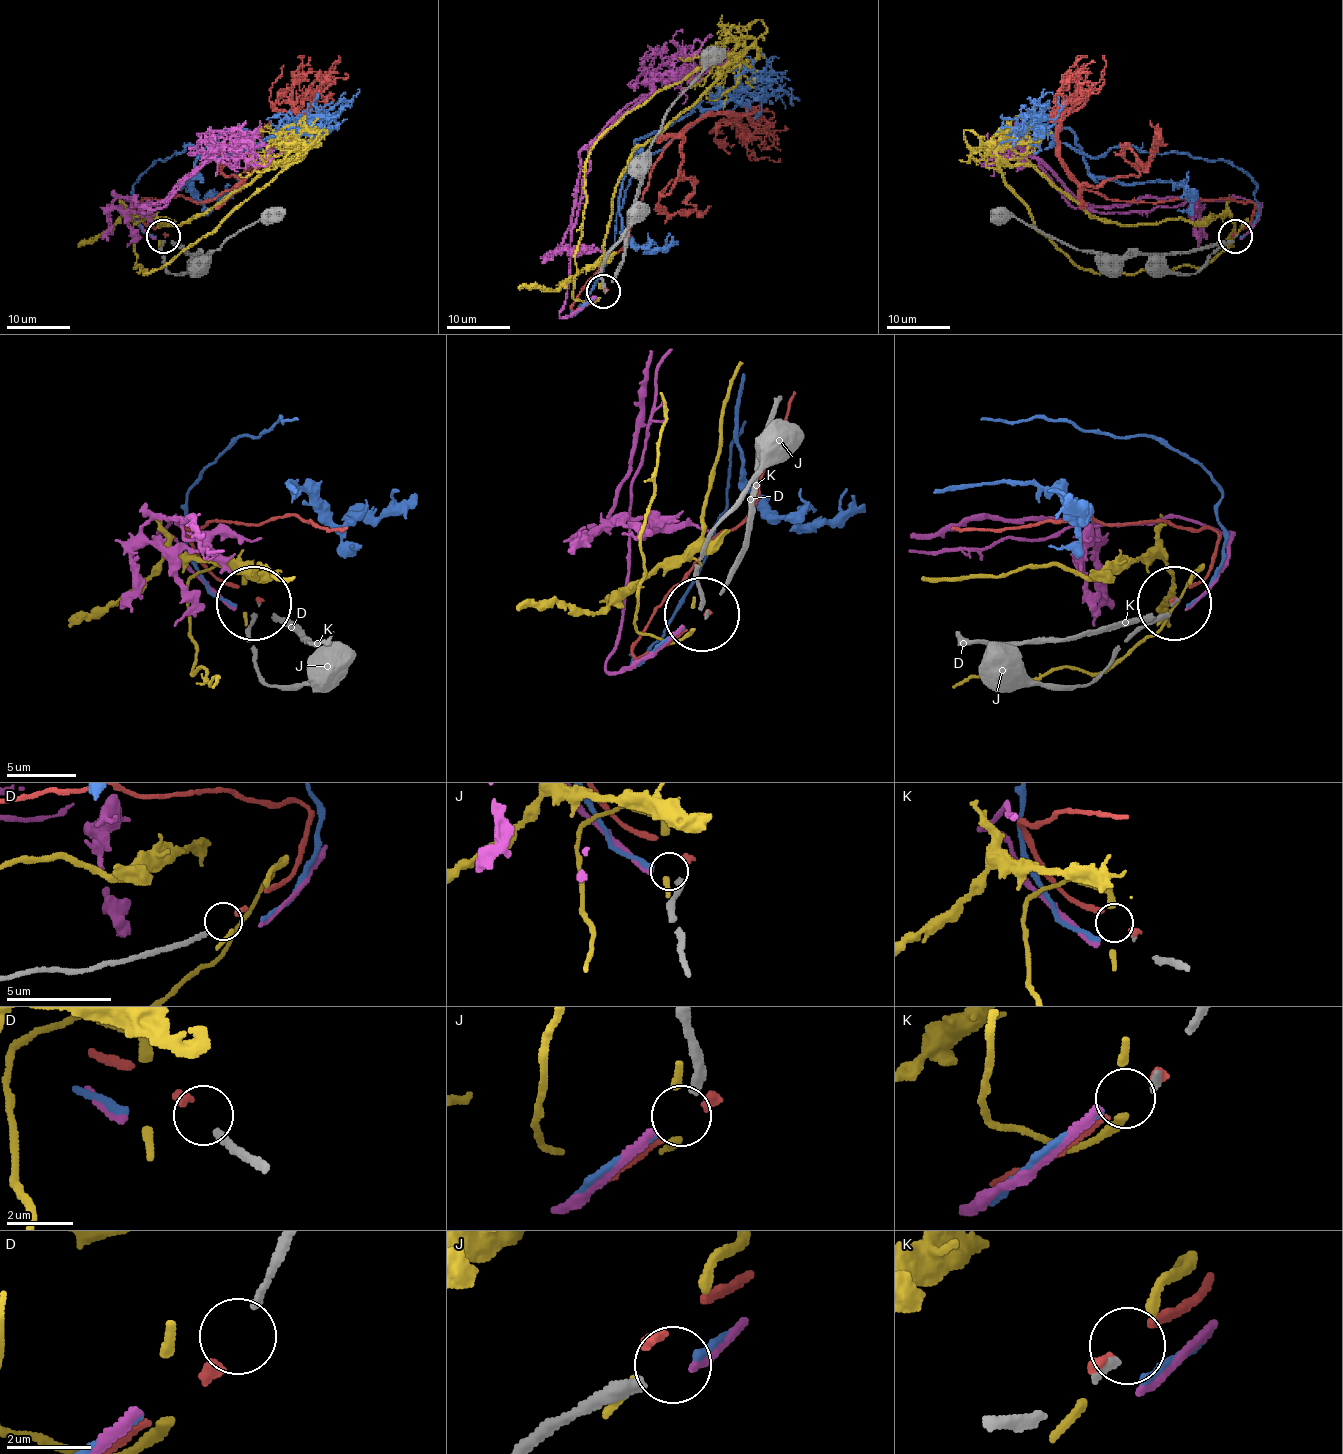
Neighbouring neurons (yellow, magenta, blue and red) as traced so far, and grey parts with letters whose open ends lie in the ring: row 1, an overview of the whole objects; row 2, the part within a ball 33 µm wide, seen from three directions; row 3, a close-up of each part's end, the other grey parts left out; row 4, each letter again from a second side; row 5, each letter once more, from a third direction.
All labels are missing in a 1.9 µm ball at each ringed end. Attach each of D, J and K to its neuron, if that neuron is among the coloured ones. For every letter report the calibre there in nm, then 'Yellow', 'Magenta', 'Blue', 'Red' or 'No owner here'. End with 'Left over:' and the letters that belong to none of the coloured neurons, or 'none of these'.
D: Thickness 170 nm. Red
J: Thickness 320 nm. Blue
K: Thickness 200 nm. No owner here
Left over: K

